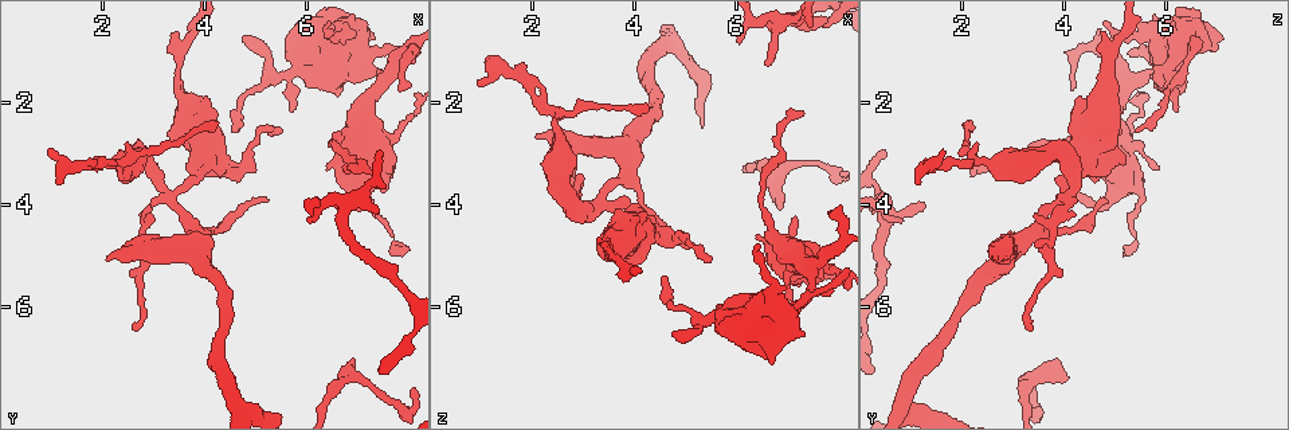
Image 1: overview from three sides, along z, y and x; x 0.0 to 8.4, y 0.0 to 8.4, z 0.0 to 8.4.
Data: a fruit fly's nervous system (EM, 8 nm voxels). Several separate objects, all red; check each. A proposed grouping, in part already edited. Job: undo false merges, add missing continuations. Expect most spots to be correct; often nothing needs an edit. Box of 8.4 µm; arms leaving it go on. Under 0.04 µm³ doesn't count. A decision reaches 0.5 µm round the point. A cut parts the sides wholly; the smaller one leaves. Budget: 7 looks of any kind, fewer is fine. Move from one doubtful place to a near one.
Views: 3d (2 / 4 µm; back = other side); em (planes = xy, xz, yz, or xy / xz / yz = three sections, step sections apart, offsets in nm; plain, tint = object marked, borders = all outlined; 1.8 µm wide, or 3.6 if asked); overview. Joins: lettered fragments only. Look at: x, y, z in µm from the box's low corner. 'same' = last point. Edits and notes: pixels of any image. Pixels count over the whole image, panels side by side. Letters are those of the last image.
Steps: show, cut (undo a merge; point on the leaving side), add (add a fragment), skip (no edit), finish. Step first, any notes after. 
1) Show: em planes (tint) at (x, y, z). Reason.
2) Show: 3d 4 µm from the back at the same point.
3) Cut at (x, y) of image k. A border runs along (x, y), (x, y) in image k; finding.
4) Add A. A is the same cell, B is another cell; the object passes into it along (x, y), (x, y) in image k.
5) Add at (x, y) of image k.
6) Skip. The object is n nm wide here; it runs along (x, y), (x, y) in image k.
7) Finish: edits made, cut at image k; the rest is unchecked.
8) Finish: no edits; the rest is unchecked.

Show: em planes (borders) at (1.15, 3.55, 1.10). An open end.

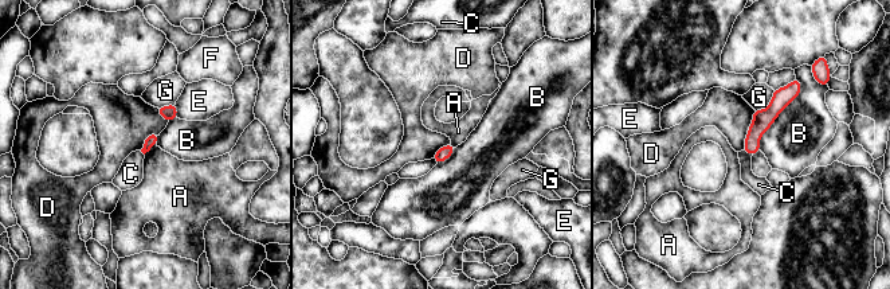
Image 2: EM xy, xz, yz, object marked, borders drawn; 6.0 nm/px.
Skip. A, B, C, D, E, F and G are other cells; no lettered fragment goes on from it.

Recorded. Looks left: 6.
Show: 3d 2 µm at (3.55, 3.65, 3.95). Looks like a crossing.

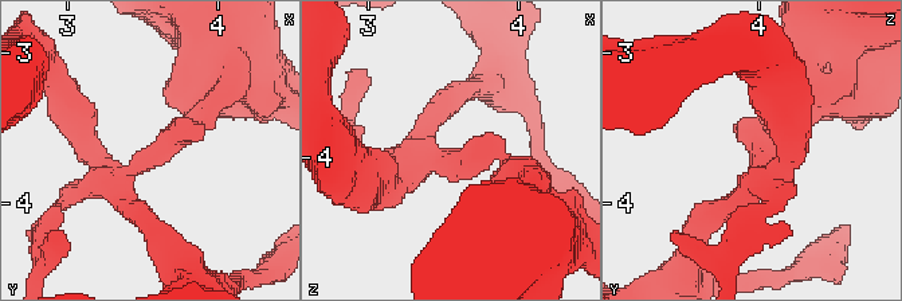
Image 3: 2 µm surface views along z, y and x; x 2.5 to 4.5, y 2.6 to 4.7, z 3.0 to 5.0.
Show: em planes (tint) at (3.58, 3.68, 4.02). 4 arms meet here.

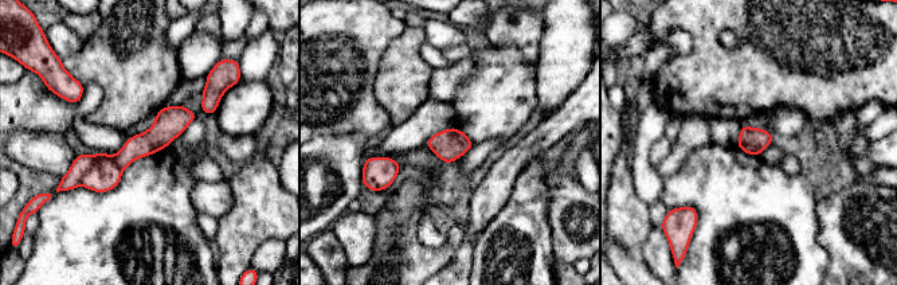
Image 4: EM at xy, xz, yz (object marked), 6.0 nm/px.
Show: em planes (borders) at the same point. See the neighbours.

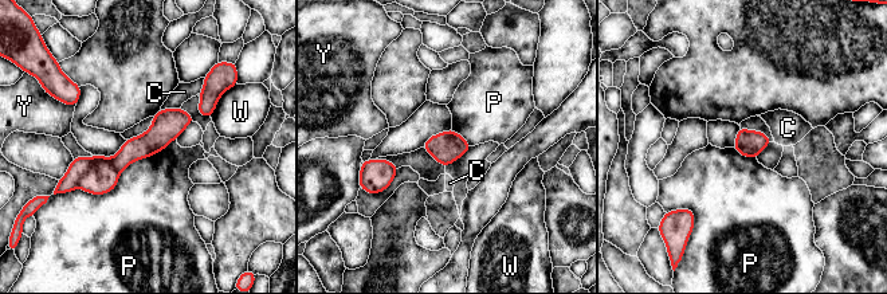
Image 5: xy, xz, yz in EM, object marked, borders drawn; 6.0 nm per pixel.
Cut at (79, 165) of image 5. The longest contact is with P, 750 nm; C, P, W and Y are other cells; the part that leaves runs along (188, 118), (116, 163) in image 5; a second neuron is stuck on.

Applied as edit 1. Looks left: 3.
Show: overview.

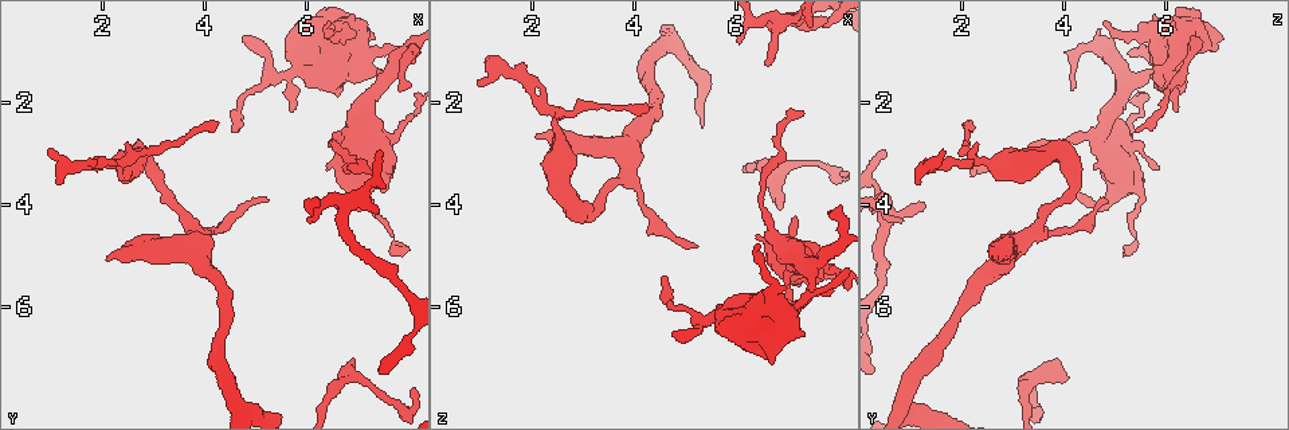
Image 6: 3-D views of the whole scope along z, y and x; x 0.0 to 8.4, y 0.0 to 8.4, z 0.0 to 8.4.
Show: em planes (borders) at (7.30, 0.70, 6.50). Thick end.

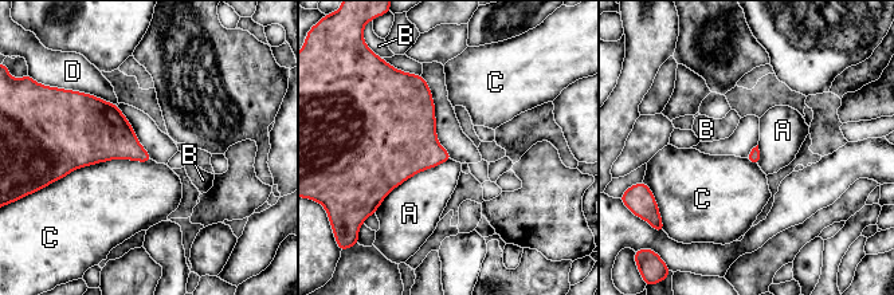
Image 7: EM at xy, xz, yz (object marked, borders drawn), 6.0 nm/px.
Skip. A, B, C and D are other cells; a border runs along (152, 160), (100, 161), (59, 180) in image 7; none of them fits.

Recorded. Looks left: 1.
Finish: edits made, cut at image 5; the rest is unchecked.

